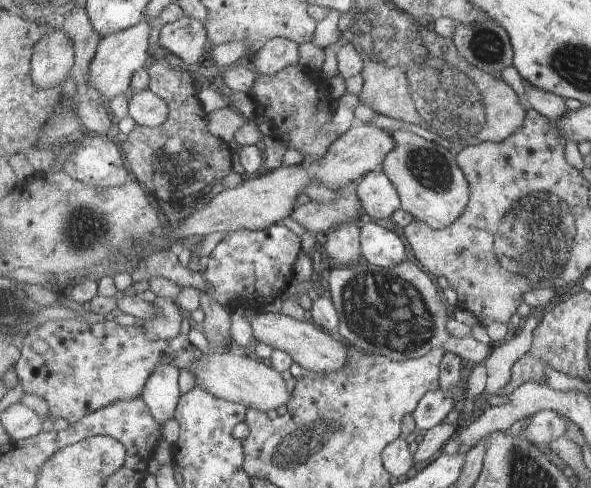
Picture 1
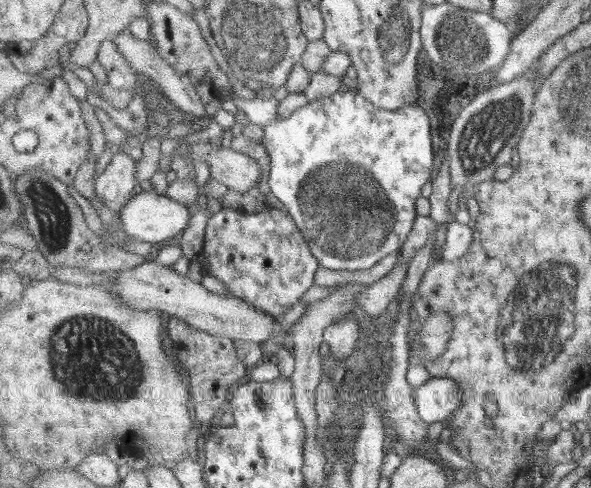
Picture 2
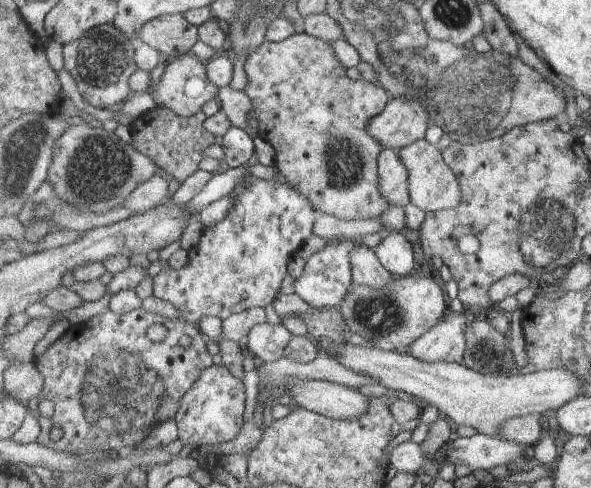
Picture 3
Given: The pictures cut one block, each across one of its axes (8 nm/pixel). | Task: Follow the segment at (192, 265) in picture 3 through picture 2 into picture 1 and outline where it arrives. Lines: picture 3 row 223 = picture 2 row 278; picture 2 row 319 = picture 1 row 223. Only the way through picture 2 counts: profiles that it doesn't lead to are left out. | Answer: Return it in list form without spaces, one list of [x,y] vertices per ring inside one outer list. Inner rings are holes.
[[[283,223],[274,224],[267,230],[227,233],[203,262],[204,279],[210,284],[213,298],[233,308],[259,298],[282,297],[287,284],[296,278],[294,266],[302,252],[302,244],[301,238]]]

